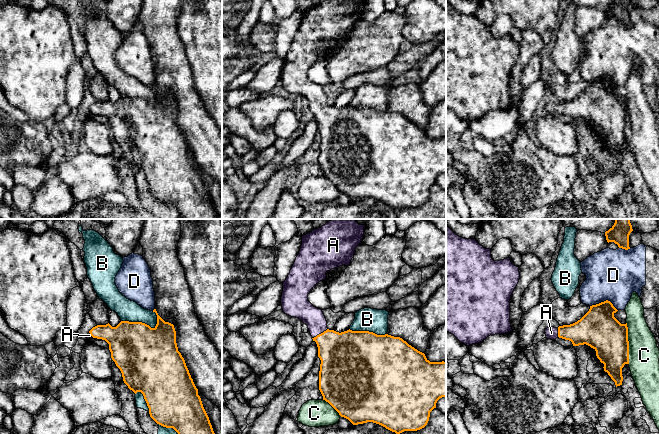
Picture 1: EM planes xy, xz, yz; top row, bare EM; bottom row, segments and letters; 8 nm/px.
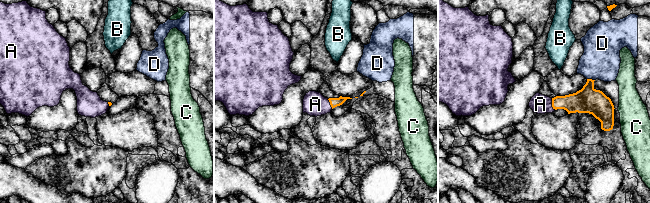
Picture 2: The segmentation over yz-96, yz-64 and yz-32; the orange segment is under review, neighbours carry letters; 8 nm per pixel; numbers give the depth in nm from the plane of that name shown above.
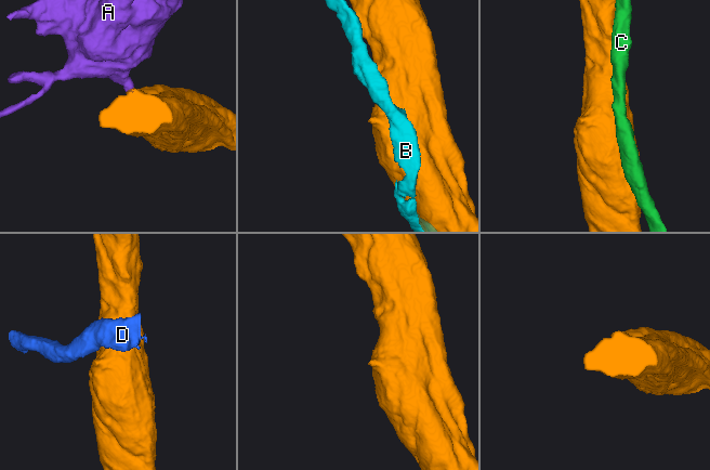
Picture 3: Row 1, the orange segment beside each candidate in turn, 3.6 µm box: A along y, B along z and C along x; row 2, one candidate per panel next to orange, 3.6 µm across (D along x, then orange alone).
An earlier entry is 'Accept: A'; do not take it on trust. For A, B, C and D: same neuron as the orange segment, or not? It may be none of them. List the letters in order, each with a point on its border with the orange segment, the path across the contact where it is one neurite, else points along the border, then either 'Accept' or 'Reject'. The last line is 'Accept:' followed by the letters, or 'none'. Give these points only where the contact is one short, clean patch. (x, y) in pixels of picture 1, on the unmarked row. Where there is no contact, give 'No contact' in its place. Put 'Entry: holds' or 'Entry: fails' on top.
Entry: holds
A: Touches orange at xz (319, 110). Path across: xz (342, 131), (319, 110), (317, 99), (313, 93). Accept
B: Touches orange at xy (143, 99). Reject
C: Touches orange at yz (628, 119). Reject
D: Touches orange at yz (604, 77). Reject
Accept: A

